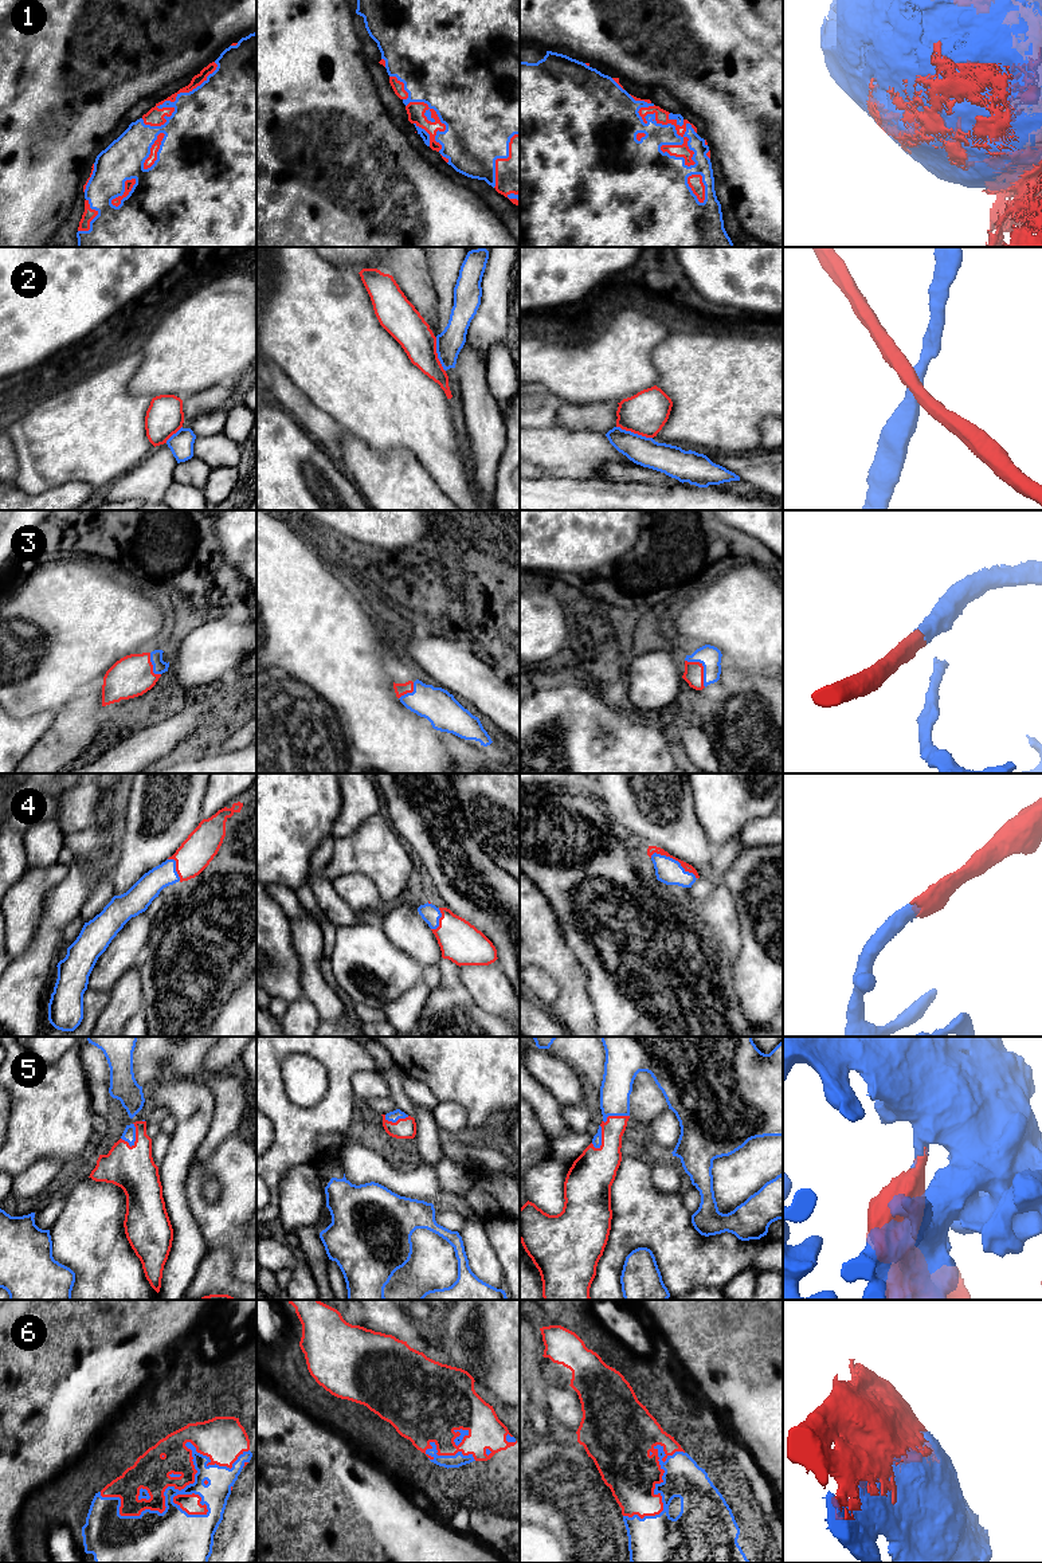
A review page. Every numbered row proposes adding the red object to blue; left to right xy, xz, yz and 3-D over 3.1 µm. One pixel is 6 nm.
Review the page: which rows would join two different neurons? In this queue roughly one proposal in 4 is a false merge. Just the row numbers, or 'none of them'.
1, 2

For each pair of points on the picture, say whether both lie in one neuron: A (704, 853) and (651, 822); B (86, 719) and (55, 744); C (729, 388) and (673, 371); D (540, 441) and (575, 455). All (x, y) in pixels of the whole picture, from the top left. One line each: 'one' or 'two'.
A: one
B: one
C: one
D: one

